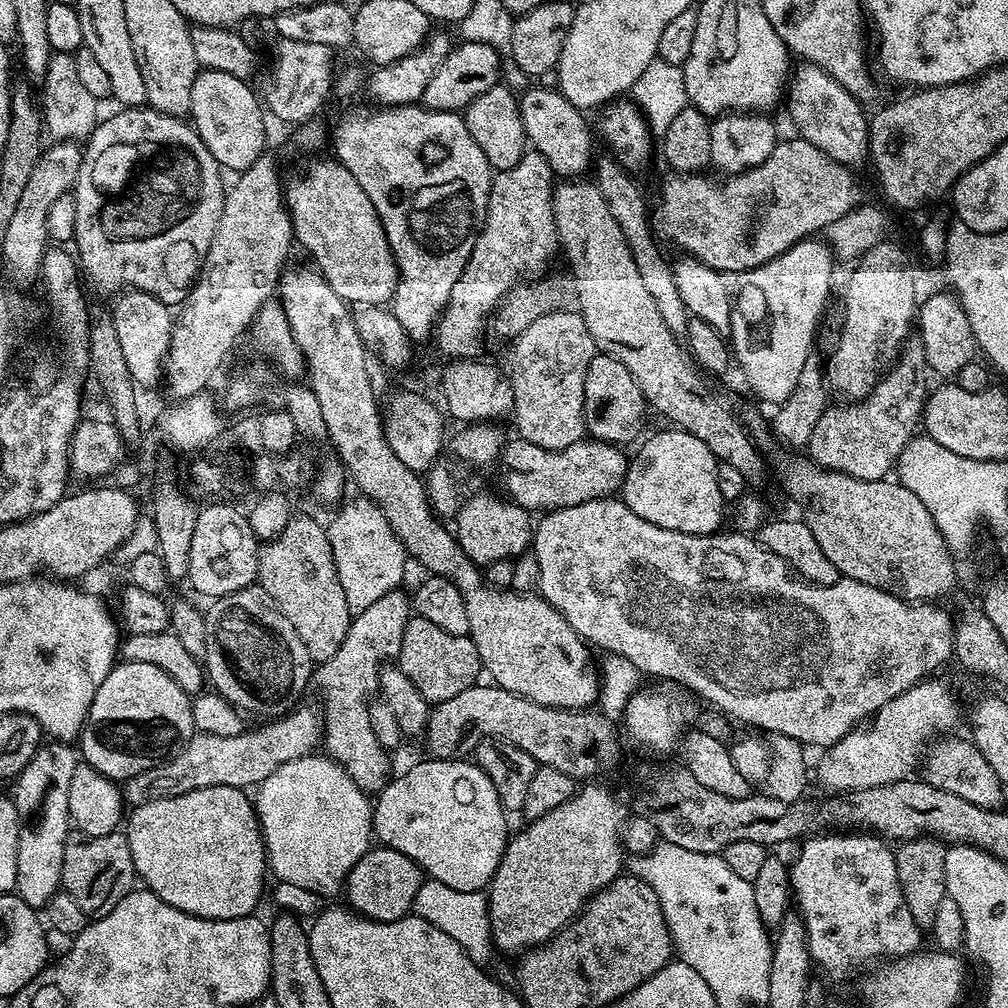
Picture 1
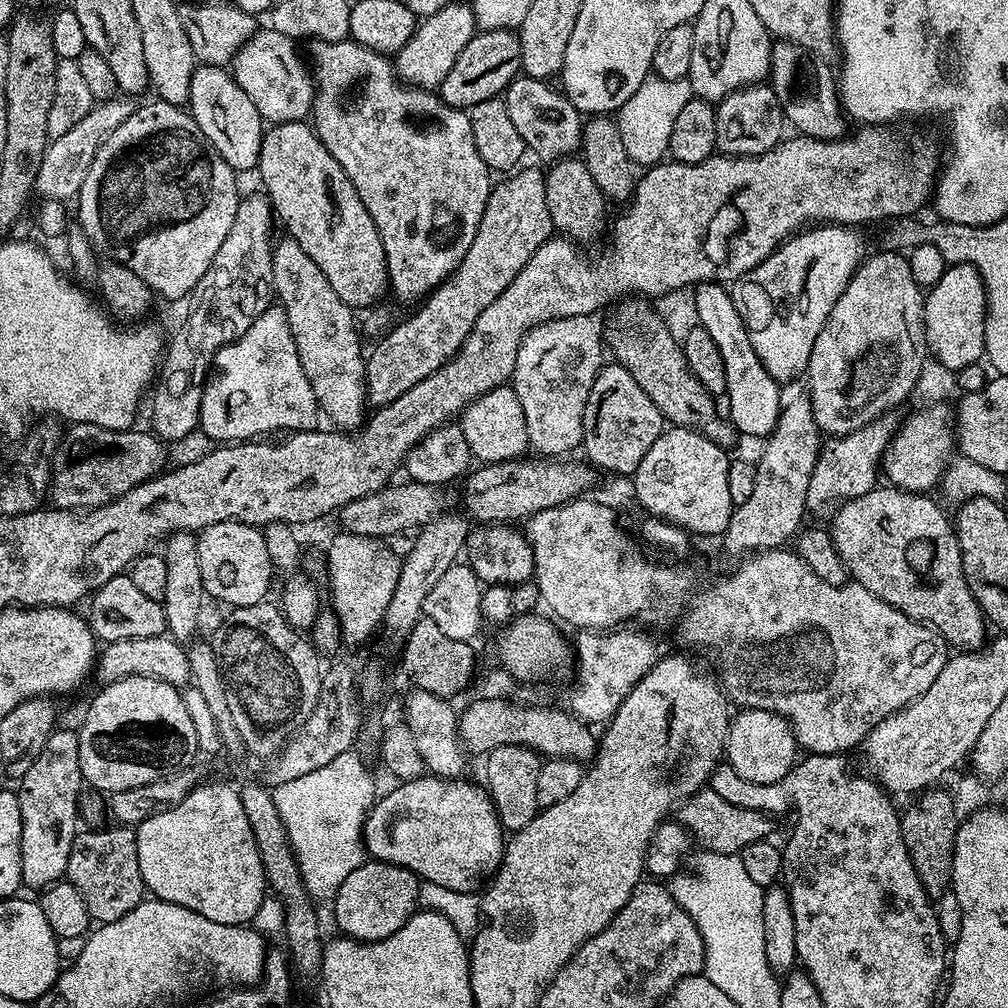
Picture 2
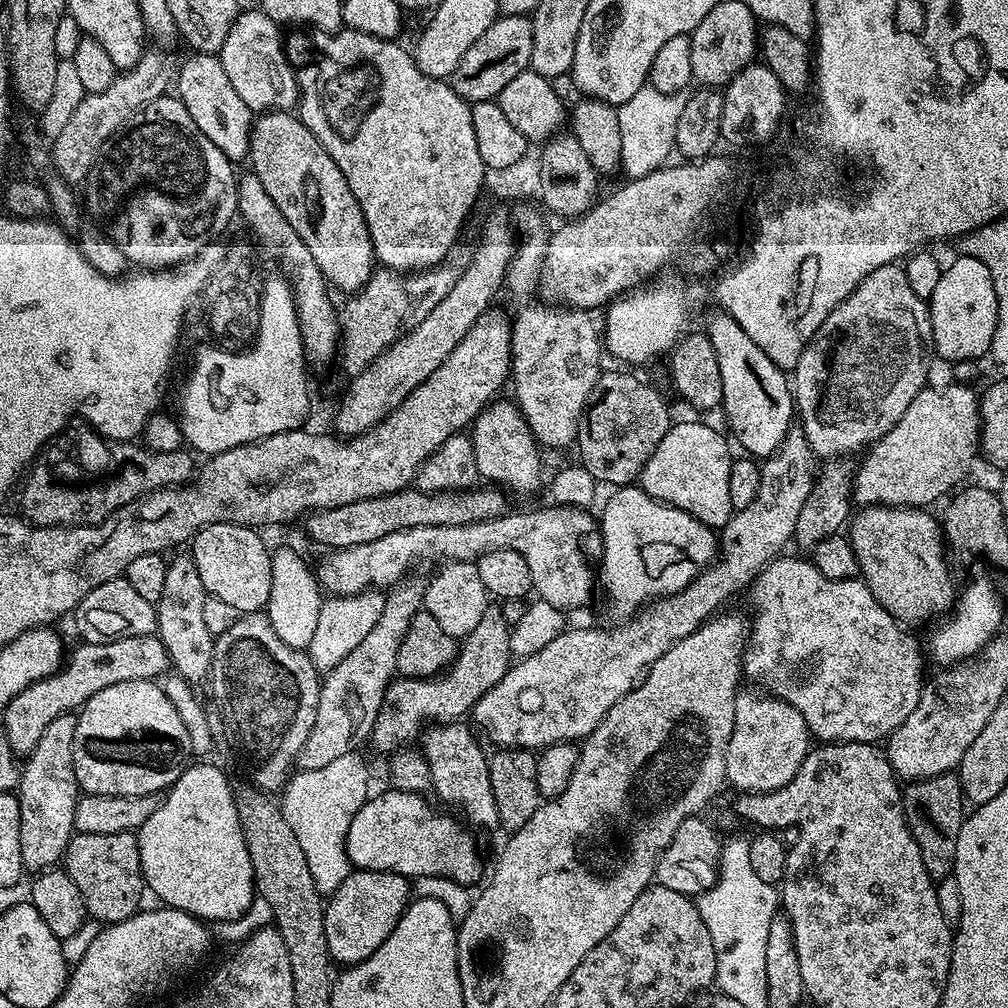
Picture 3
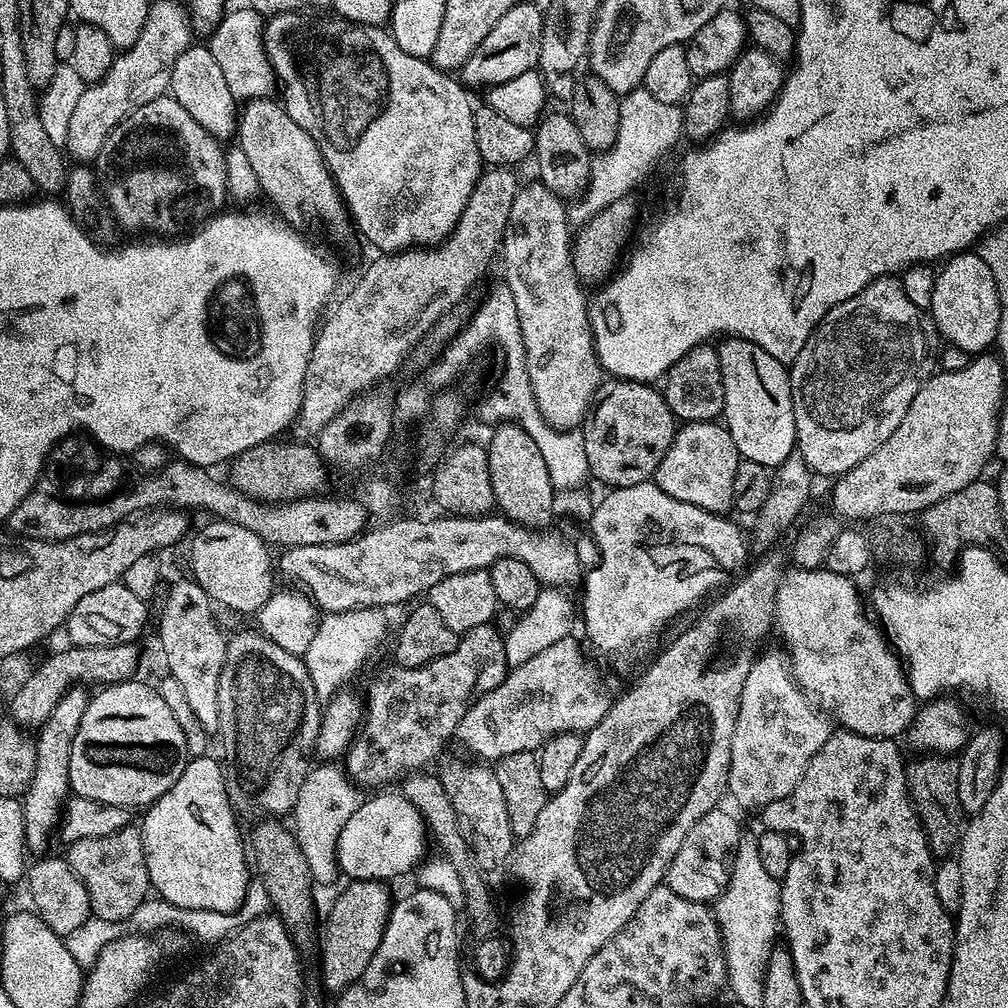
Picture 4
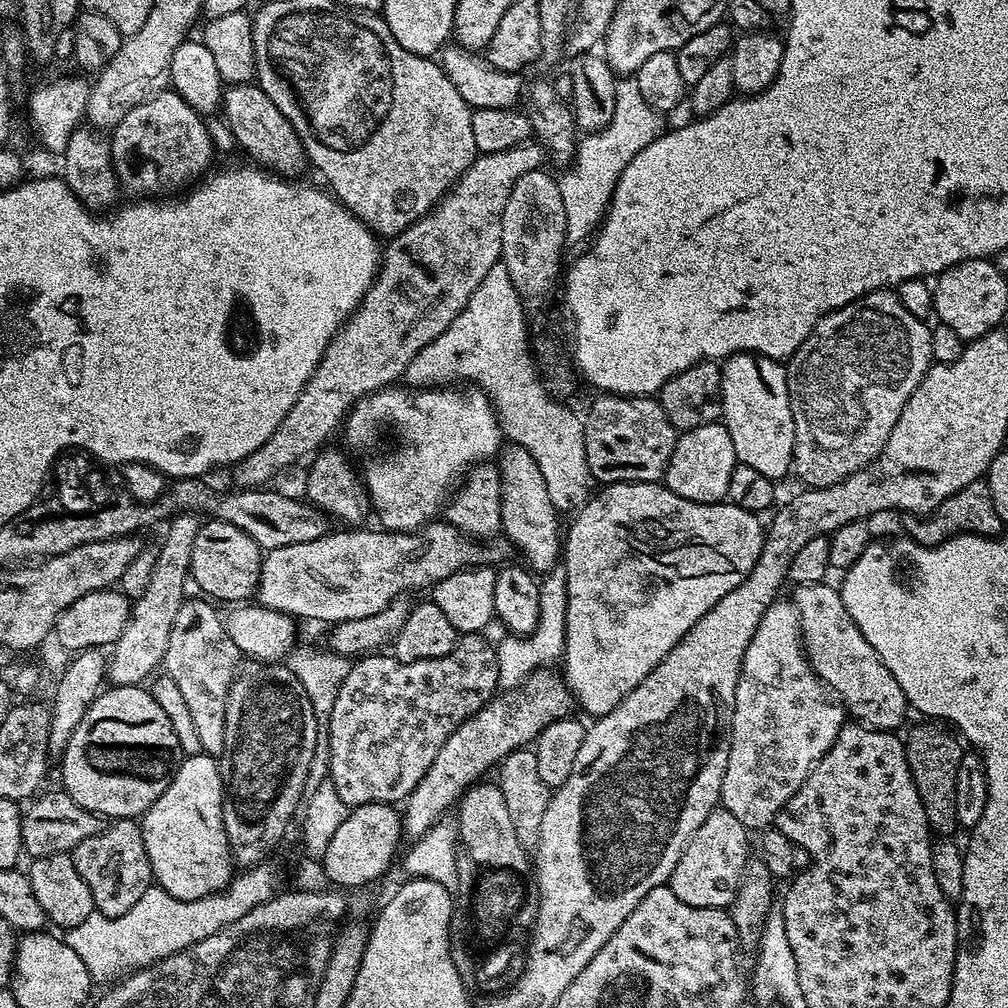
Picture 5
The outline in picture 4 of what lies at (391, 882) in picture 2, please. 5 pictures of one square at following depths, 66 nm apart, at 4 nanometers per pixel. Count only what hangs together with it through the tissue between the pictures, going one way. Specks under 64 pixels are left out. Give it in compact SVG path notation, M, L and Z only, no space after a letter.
M348 880L345 888L336 896L336 901L328 908L328 917L324 920L324 949L320 952L320 980L324 988L331 994L345 992L370 966L370 958L380 945L380 939L386 926L388 916L392 912L394 896L388 893L389 885L383 880Z

